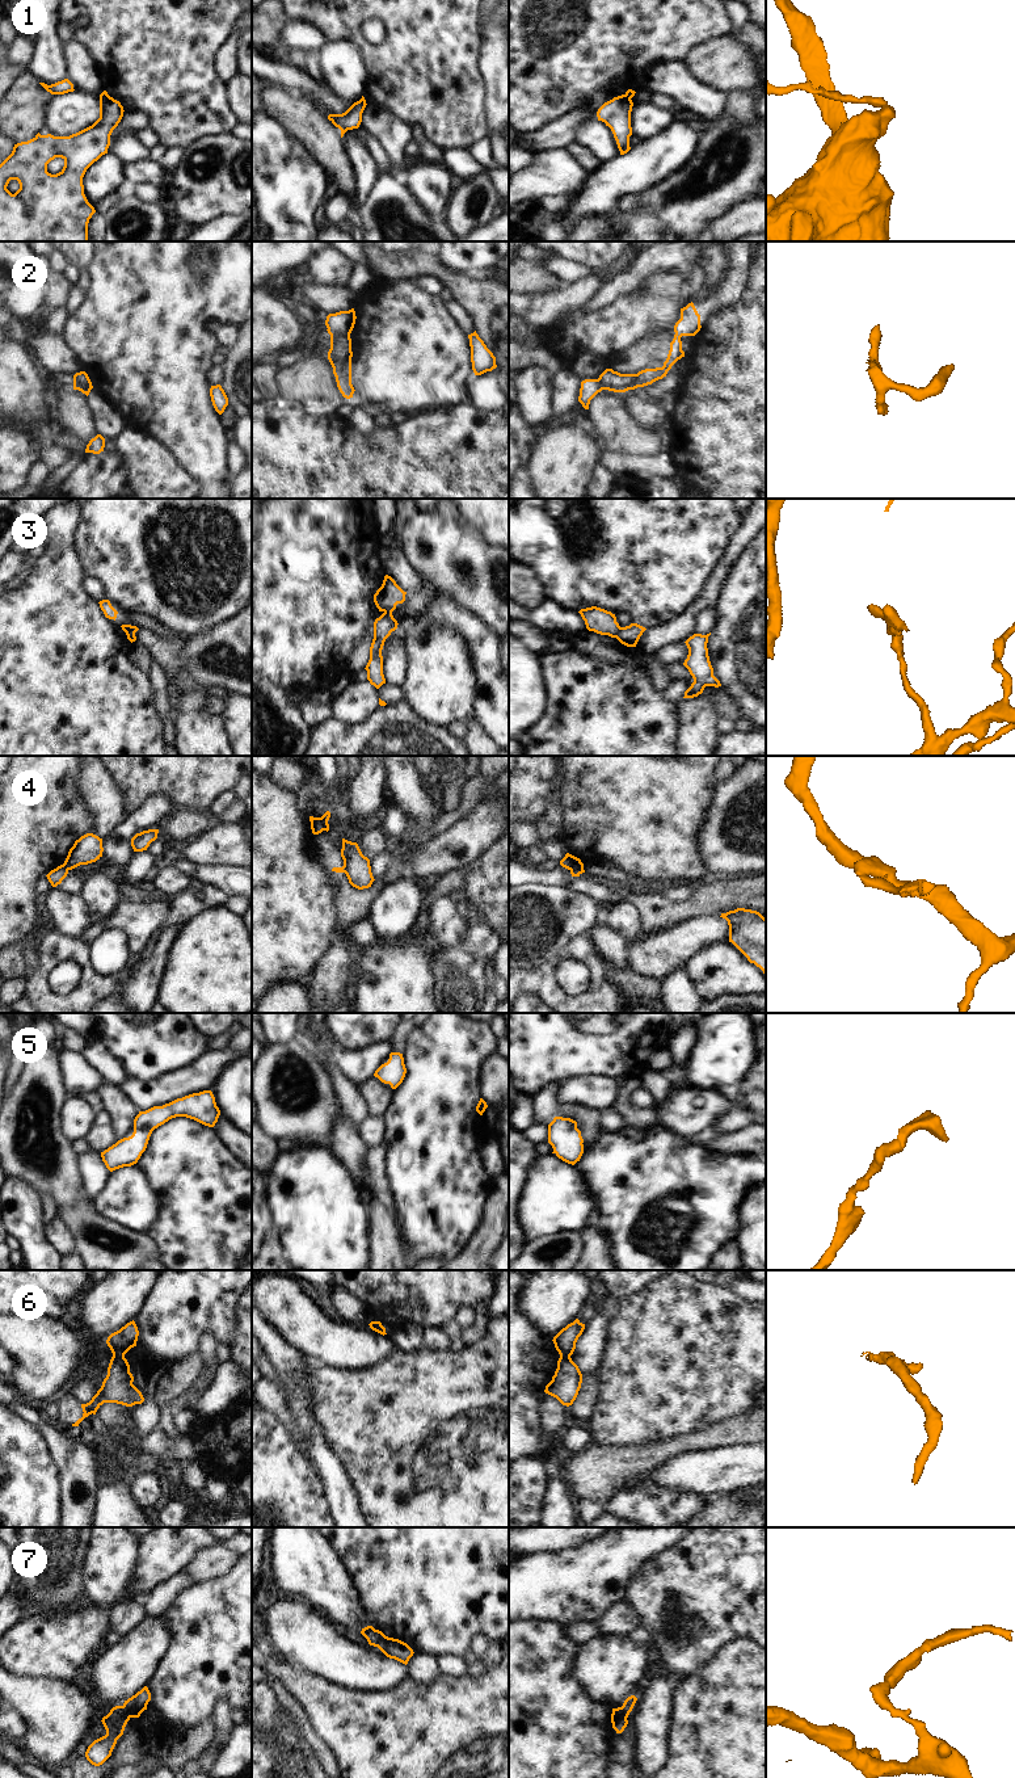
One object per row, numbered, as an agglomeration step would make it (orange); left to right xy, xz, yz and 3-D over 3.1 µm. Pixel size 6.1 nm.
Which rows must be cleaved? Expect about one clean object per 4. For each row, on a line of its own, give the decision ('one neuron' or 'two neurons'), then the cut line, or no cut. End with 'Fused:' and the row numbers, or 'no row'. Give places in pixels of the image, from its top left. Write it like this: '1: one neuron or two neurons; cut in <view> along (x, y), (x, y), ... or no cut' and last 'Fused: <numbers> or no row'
1: two neurons; cut in xy along (108, 95), (100, 99)
2: two neurons; cut in xz along (349, 335), (331, 336)
3: two neurons; cut in yz along (620, 627), (615, 637)
4: two neurons; cut in xz along (321, 816), (325, 829)
5: one neuron; no cut
6: two neurons; cut in xy along (113, 1354), (123, 1356)
7: two neurons; cut in xy along (121, 1706), (130, 1716)
Fused: 1, 2, 3, 4, 6, 7

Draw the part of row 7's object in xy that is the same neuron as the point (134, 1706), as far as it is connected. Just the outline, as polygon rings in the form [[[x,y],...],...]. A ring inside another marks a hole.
[[[144,1686],[135,1695],[125,1701],[123,1710],[129,1714],[130,1718],[139,1718],[140,1714],[147,1710],[147,1705],[151,1701],[151,1693],[147,1686]]]

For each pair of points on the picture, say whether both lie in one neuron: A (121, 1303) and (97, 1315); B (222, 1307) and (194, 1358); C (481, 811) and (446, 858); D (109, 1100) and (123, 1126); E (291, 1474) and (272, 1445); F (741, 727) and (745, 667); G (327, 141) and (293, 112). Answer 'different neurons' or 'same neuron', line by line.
A: same neuron
B: different neurons
C: same neuron
D: same neuron
E: same neuron
F: different neurons
G: same neuron

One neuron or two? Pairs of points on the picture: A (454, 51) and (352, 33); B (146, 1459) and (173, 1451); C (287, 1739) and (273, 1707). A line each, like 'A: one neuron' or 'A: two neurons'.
A: one neuron
B: two neurons
C: one neuron

